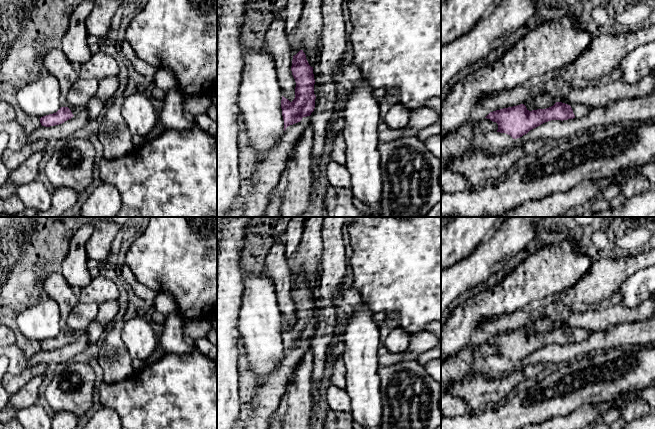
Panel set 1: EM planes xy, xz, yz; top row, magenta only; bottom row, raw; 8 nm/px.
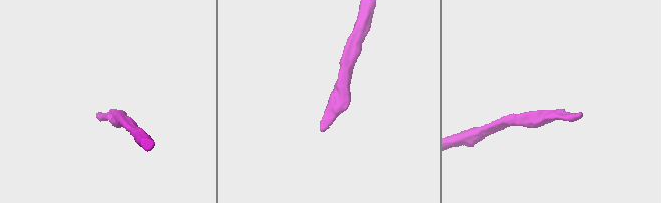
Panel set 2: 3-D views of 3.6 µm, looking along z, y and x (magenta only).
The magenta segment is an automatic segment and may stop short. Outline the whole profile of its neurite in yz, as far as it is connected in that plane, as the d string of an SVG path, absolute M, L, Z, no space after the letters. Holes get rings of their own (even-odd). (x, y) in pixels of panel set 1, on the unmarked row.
M556 326L546 333L529 335L524 328L490 336L485 342L498 348L497 356L506 357L513 363L551 344L568 344L588 338L592 331L583 328L568 329Z

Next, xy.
M64 326L63 330L56 337L41 341L40 347L45 351L59 349L77 339L81 334L82 332L78 330Z

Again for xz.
M303 274L293 280L291 295L296 306L295 322L290 326L282 320L283 361L253 397L254 409L246 429L269 429L269 419L275 416L285 394L289 377L306 351L301 344L303 341L310 340L314 335L316 320L313 291L309 289Z

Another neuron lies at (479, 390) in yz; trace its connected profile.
M478 371L474 375L452 383L446 393L463 399L470 409L476 411L507 401L507 395L514 388L526 384L527 379L523 371L514 371L500 379Z

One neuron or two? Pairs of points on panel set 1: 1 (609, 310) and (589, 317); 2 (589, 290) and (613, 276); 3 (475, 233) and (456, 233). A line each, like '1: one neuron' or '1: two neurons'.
1: one neuron
2: one neuron
3: one neuron

